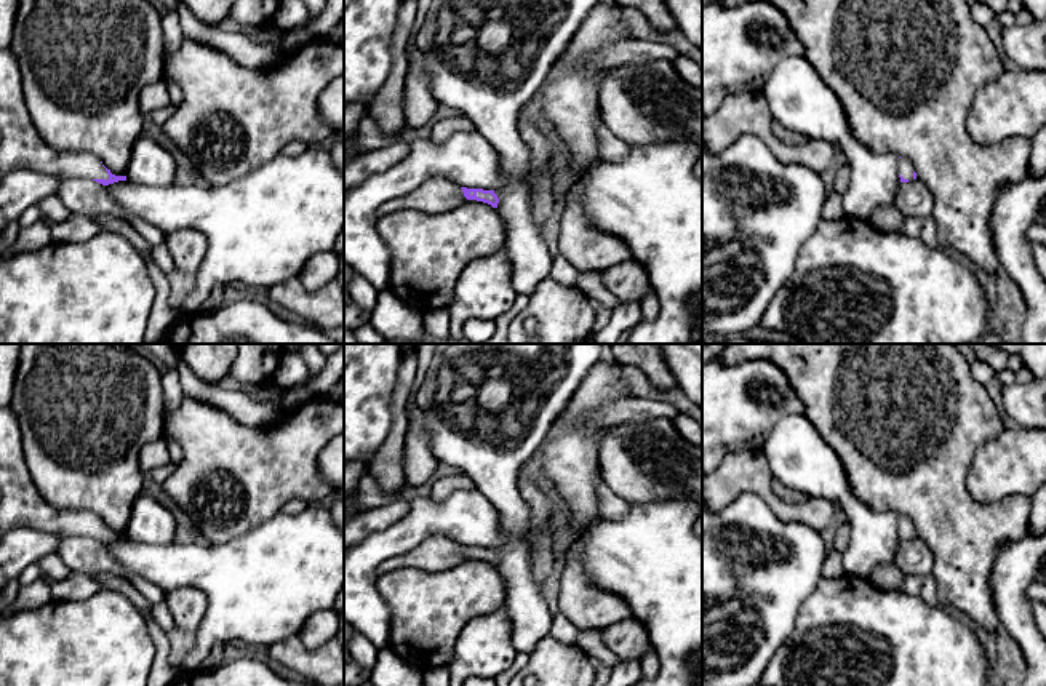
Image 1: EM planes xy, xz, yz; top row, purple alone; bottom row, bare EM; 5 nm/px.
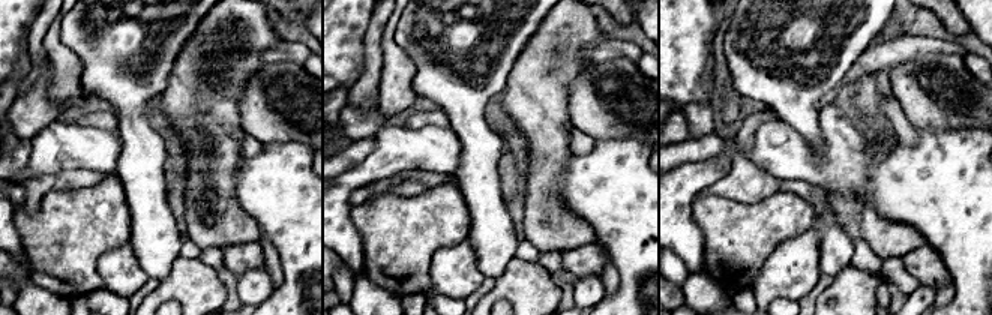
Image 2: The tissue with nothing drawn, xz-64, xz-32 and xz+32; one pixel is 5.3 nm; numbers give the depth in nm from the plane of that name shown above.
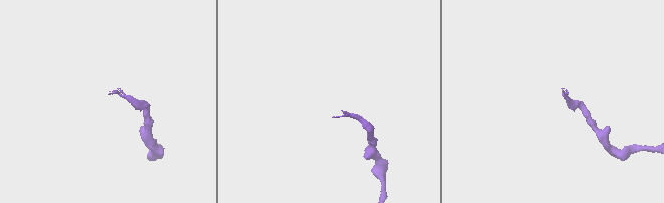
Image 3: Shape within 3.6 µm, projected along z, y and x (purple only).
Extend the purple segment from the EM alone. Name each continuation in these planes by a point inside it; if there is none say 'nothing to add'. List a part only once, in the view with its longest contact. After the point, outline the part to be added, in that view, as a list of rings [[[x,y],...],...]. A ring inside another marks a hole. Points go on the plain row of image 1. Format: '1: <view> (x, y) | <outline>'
1: xy (21, 506) | [[[6,406],[0,408],[0,537],[14,529],[109,537],[98,515],[56,509],[43,499],[26,464],[19,422]]]

